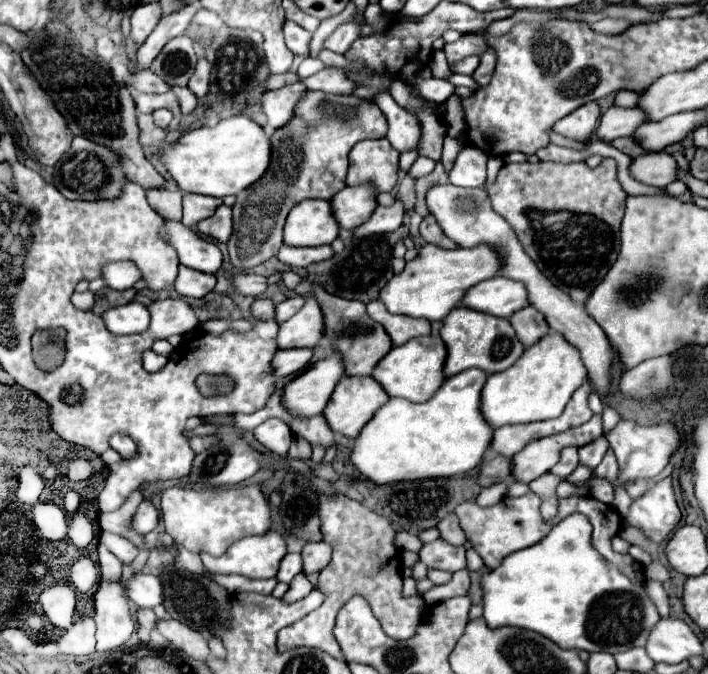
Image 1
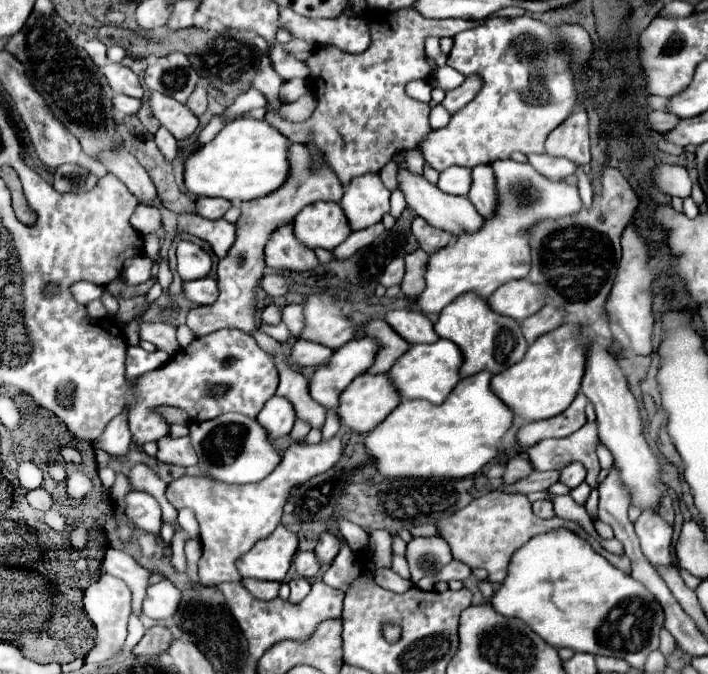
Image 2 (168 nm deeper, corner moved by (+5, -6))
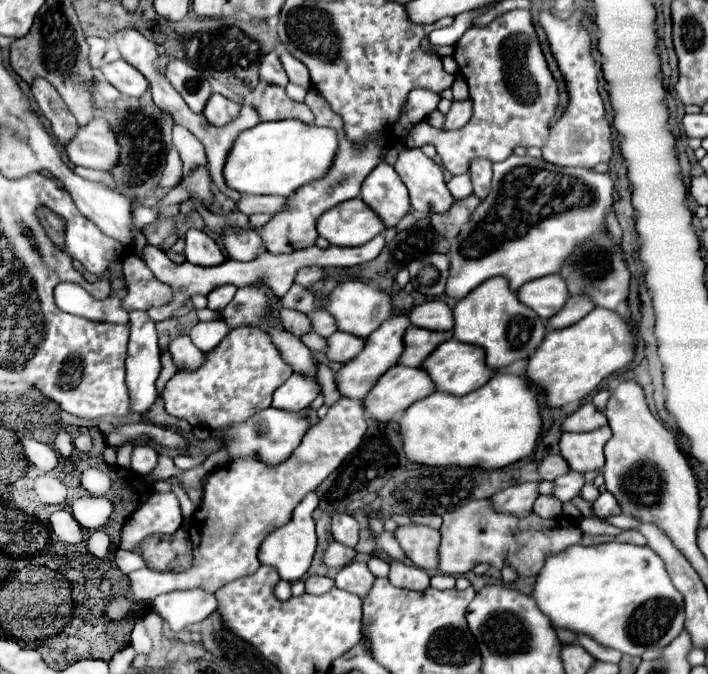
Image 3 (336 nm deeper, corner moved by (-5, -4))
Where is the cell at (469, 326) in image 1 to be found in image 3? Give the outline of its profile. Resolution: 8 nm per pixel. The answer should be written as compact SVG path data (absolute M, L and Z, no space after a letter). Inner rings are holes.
M492 278L474 288L464 300L458 300L454 306L454 338L466 344L474 344L484 348L486 352L486 366L492 370L508 368L514 362L528 360L530 354L542 342L546 328L542 320L524 306L516 292L508 288L504 278Z

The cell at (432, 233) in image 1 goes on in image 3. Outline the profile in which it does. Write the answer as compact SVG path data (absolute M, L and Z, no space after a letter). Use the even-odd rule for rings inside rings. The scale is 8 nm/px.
M468 196L464 200L456 200L454 208L444 212L444 214L434 214L432 216L432 226L442 238L454 238L460 228L470 220L474 208L480 204L476 196Z

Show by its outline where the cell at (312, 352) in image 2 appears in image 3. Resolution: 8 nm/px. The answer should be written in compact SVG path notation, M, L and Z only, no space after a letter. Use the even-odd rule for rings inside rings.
M334 332L332 336L326 338L326 358L330 362L348 362L352 360L364 346L364 340L352 336L352 334L346 334L346 332Z

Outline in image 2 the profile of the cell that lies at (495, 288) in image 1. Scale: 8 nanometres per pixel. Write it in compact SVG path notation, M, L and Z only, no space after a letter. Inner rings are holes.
M526 278L506 282L488 298L488 304L492 306L492 310L516 320L524 320L536 314L546 302L548 298L542 286L532 284Z

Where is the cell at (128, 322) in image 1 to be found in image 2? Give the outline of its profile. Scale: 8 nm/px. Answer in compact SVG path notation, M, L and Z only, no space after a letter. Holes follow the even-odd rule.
M140 322L140 338L152 342L156 348L164 350L166 354L178 352L178 340L176 340L176 328L162 322Z

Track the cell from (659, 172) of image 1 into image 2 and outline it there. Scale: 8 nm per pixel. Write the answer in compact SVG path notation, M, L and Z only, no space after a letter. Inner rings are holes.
M662 164L654 172L654 182L670 196L678 198L688 198L692 192L692 180L688 176L688 170L682 166L672 166L672 164Z

